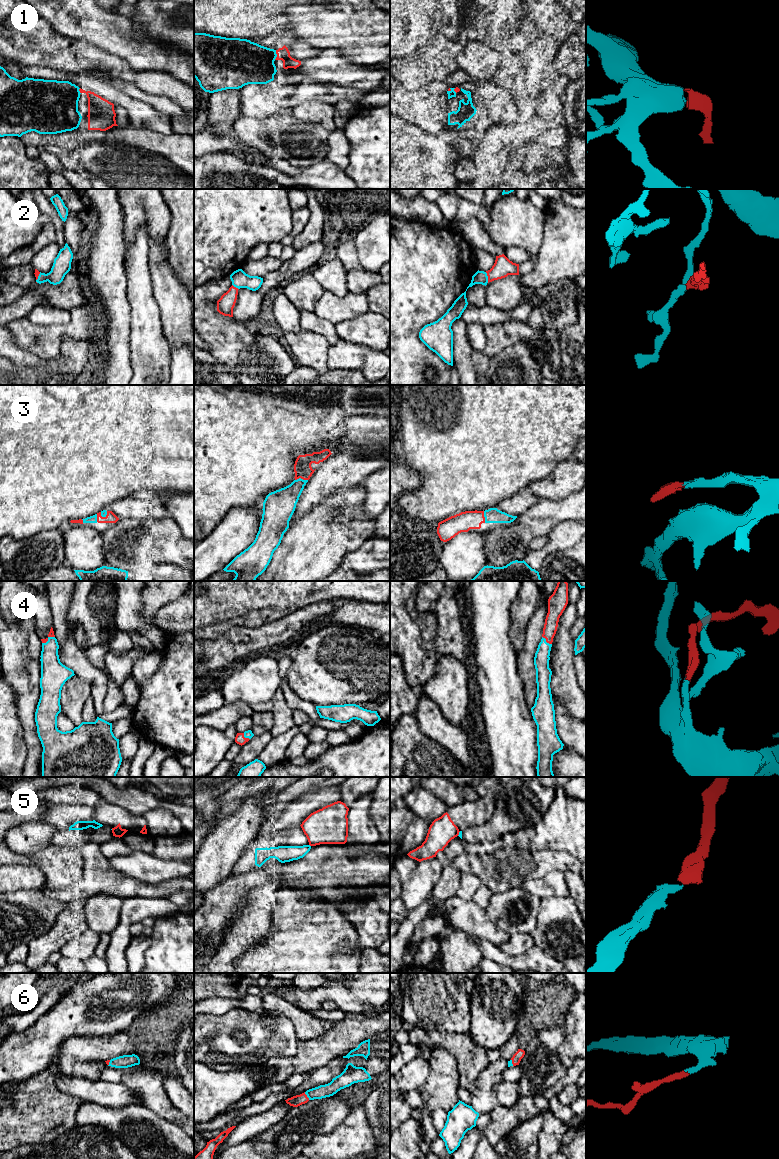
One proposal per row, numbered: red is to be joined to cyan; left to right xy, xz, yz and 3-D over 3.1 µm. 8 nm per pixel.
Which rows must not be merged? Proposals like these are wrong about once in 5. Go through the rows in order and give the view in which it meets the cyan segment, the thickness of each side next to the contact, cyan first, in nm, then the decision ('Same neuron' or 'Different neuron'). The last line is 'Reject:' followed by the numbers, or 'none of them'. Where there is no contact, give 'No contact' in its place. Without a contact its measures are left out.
1: Touches cyan in xz. Thickness 340 nm (cyan) against 100 nm. Same neuron
2: Touches cyan in yz. Thickness 110 nm (cyan) against 150 nm. Same neuron
3: Touches cyan in xz. Thickness 220 nm (cyan) against 140 nm. Same neuron
4: Touches cyan in yz. Thickness 130 nm (cyan) against 110 nm. Same neuron
5: Touches cyan in yz. Thickness 30 nm (cyan) against 200 nm. Different neuron
6: Touches cyan in xz. Thickness 110 nm (cyan) against 90 nm. Same neuron
Reject: 5

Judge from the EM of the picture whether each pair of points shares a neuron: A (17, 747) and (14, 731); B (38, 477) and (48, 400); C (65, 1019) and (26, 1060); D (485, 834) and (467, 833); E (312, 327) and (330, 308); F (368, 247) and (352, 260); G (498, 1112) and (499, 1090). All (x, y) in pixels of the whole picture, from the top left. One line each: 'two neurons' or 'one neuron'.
A: one neuron
B: one neuron
C: one neuron
D: two neurons
E: two neurons
F: two neurons
G: two neurons

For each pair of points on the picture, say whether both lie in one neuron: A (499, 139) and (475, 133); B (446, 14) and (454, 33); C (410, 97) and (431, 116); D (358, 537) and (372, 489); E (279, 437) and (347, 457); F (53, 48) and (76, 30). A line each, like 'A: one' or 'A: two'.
A: two
B: one
C: one
D: two
E: two
F: two

